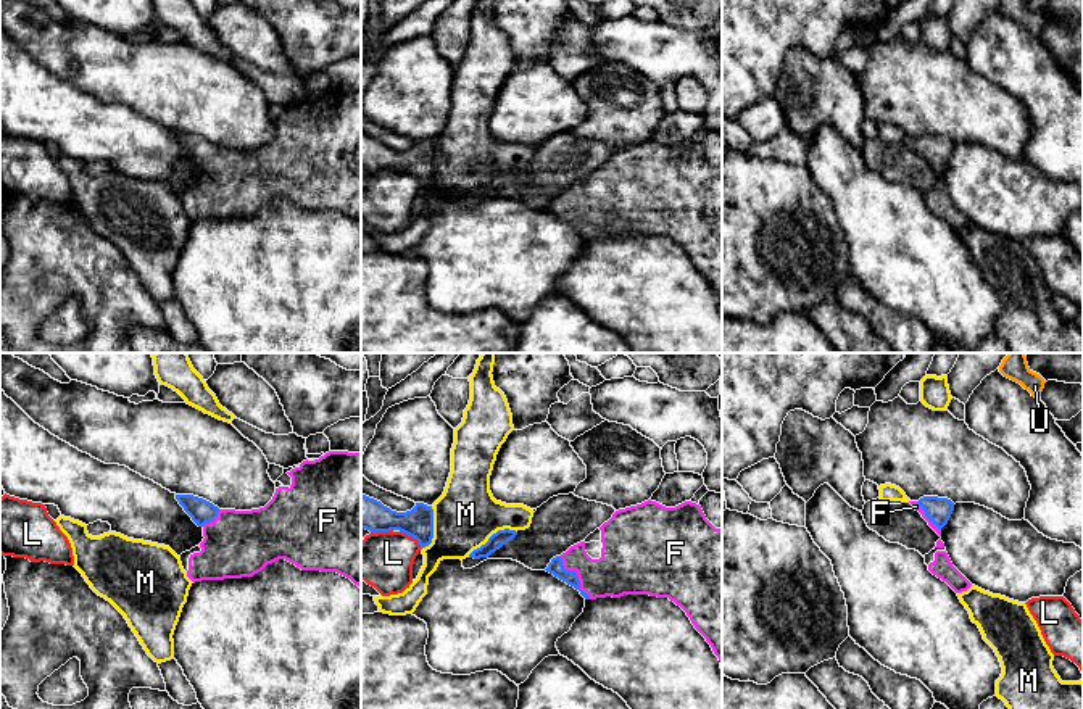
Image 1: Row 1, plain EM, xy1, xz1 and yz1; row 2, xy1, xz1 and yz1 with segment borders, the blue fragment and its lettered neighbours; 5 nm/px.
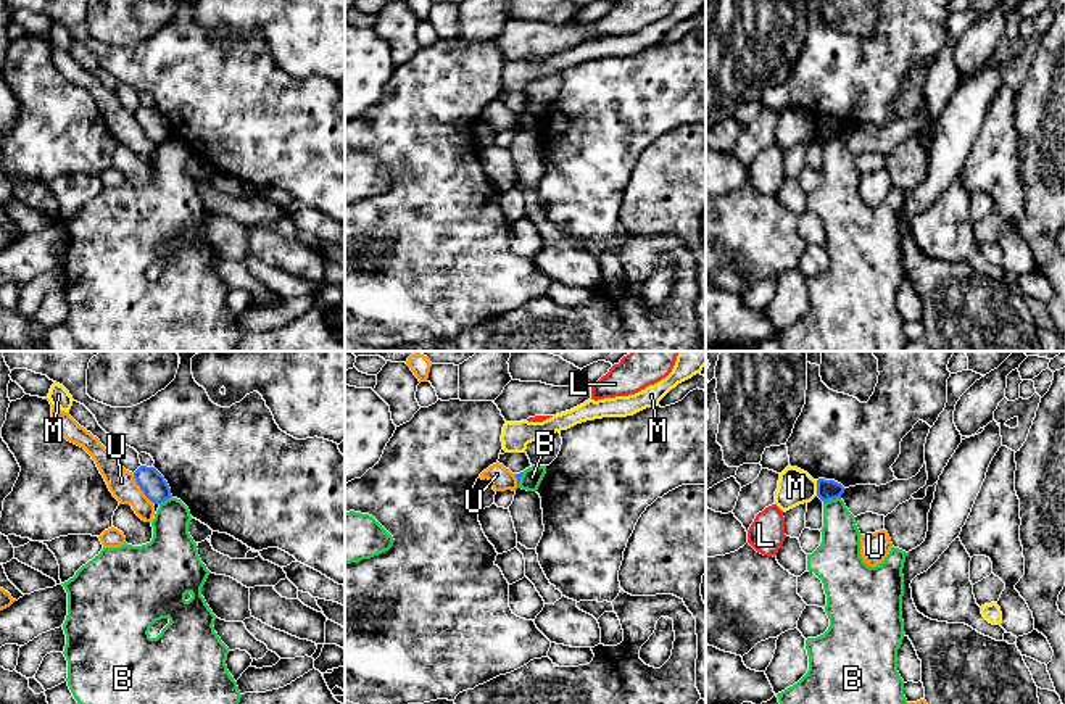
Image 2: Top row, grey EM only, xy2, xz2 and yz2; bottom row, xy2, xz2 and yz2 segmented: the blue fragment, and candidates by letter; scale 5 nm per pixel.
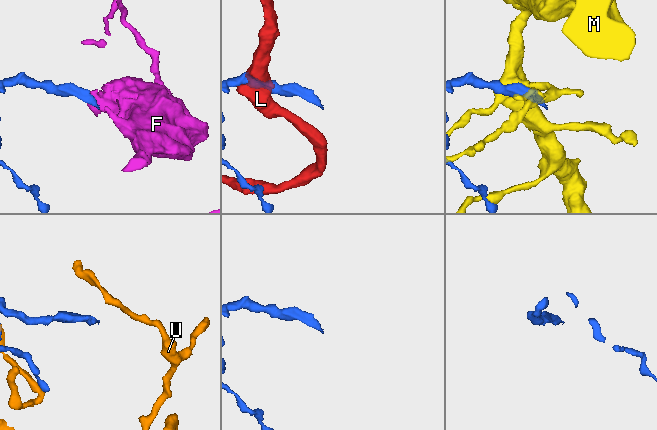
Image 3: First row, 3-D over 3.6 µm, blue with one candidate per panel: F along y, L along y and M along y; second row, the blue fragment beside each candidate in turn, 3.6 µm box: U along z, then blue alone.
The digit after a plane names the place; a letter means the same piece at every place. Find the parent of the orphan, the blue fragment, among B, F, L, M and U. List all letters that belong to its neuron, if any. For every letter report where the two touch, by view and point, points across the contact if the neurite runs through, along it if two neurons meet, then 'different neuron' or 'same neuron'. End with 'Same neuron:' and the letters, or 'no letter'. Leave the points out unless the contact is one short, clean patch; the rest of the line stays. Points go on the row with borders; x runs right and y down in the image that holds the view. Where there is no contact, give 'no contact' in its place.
B: yz2 (832, 498) | along yz2 (840, 496), (824, 503) | different neuron
F: xz1 (576, 574) | across xz1 (555, 568), (576, 574), (614, 574), (624, 568) | same neuron
L: xz1 (413, 537) | different neuron
M: xz1 (492, 535) | different neuron
U: xy2 (140, 488) | different neuron
Same neuron: F

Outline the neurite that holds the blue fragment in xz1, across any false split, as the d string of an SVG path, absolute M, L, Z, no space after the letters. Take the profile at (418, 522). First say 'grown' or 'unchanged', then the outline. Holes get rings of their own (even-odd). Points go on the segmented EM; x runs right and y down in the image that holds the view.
unchanged | M361 493L361 529L374 533L400 530L416 538L422 549L434 538L434 509L424 503L416 503L411 511L396 512Z

